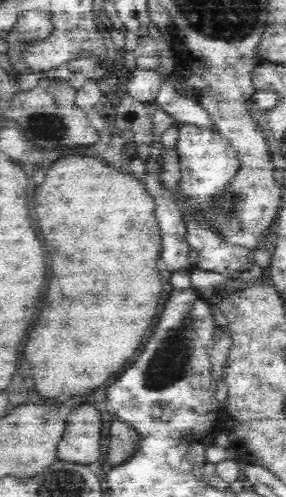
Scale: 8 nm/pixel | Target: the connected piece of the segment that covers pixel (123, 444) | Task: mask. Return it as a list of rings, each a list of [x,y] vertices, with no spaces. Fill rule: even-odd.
[[[117,416],[106,418],[105,426],[108,428],[108,434],[110,435],[107,462],[116,466],[132,454],[132,450],[138,444],[138,433],[134,432],[134,429]]]

